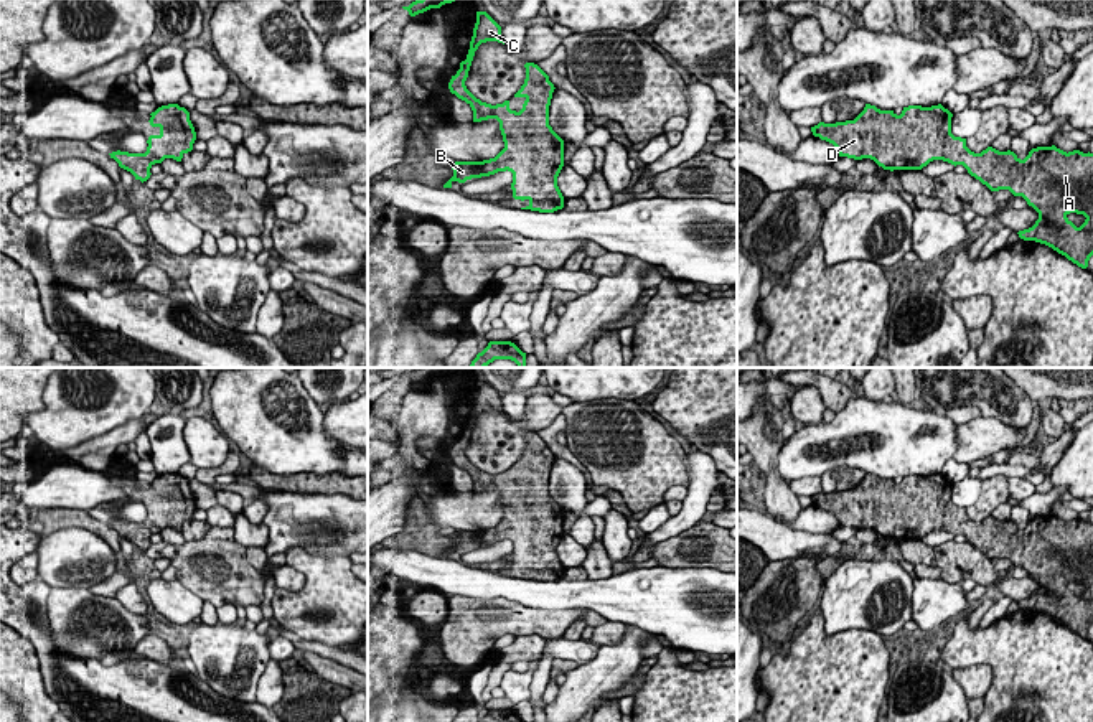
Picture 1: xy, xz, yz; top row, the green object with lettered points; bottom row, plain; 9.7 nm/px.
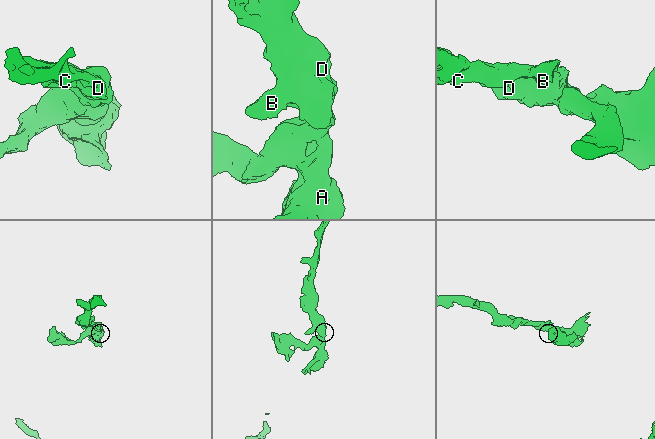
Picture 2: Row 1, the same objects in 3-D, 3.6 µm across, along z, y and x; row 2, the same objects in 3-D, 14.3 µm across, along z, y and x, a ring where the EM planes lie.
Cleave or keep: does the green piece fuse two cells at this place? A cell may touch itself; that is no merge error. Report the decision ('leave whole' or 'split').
leave whole

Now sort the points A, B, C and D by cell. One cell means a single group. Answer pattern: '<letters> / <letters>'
A B C D

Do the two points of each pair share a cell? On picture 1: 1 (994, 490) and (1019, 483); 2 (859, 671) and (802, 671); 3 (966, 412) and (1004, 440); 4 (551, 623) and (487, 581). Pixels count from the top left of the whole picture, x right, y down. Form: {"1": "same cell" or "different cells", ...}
{"1": "different cells", "2": "same cell", "3": "different cells", "4": "different cells"}

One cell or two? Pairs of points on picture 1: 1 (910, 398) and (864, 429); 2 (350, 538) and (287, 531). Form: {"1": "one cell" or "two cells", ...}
{"1": "two cells", "2": "one cell"}

